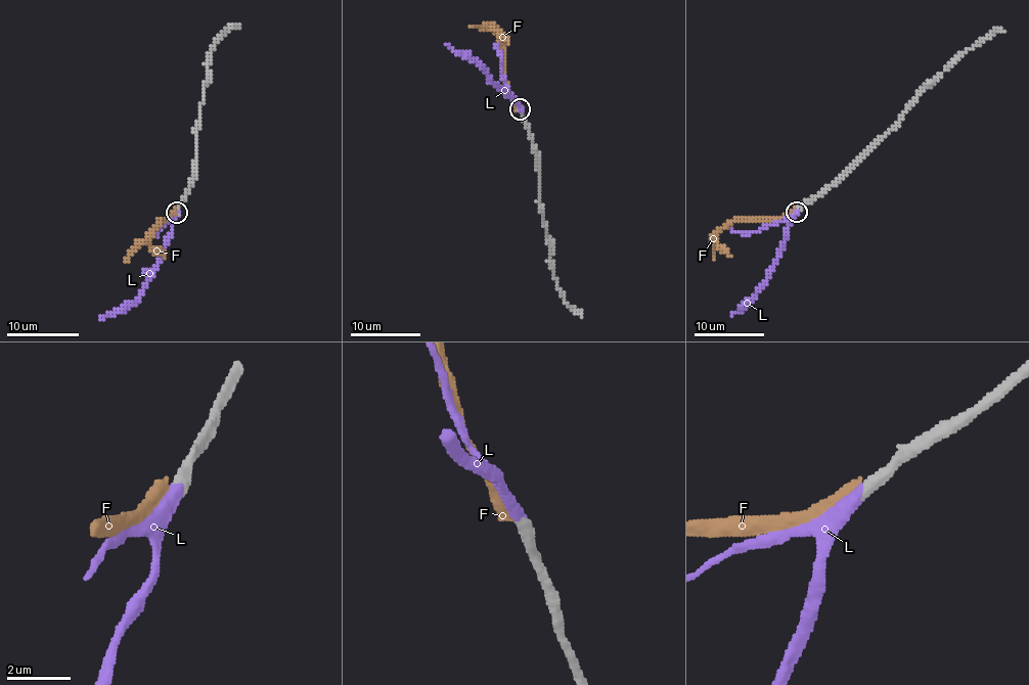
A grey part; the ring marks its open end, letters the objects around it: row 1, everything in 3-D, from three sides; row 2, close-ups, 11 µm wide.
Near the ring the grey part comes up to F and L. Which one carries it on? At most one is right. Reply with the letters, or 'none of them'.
L

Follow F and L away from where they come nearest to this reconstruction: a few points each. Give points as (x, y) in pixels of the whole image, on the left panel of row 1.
F: (176, 212), (160, 221), (124, 263)
L: (178, 212), (172, 223), (172, 233), (148, 280), (131, 302), (122, 304), (100, 318)

